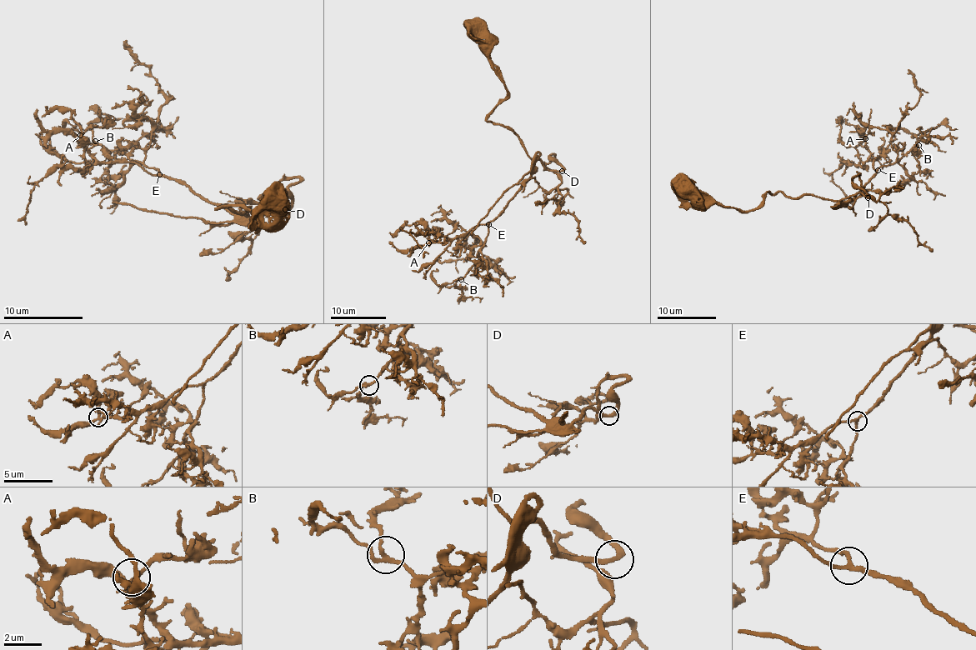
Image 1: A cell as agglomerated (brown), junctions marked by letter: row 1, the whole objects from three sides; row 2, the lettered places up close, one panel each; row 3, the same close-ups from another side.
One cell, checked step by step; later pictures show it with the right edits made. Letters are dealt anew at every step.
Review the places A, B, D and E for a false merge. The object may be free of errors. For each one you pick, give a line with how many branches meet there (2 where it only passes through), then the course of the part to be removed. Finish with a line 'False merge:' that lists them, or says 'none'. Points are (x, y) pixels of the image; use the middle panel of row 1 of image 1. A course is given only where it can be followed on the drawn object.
False merge: none

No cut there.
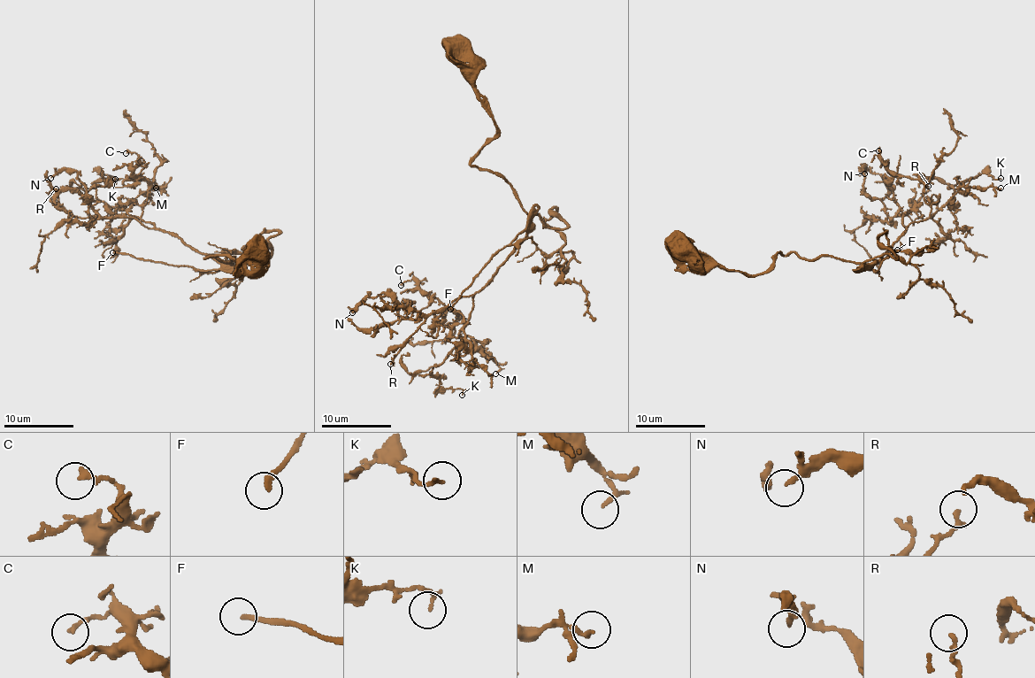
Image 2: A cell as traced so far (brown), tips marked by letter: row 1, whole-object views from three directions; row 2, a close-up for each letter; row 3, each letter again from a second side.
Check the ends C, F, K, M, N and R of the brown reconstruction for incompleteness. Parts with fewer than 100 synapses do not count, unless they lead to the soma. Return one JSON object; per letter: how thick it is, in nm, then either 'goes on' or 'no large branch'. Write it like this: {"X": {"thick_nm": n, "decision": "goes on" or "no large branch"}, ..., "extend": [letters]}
{"C": {"thick_nm": 200, "decision": "no large branch"}, "F": {"thick_nm": 200, "decision": "goes on"}, "K": {"thick_nm": 140, "decision": "no large branch"}, "M": {"thick_nm": 130, "decision": "no large branch"}, "N": {"thick_nm": 130, "decision": "no large branch"}, "R": {"thick_nm": 160, "decision": "no large branch"}, "extend": ["F"]}

